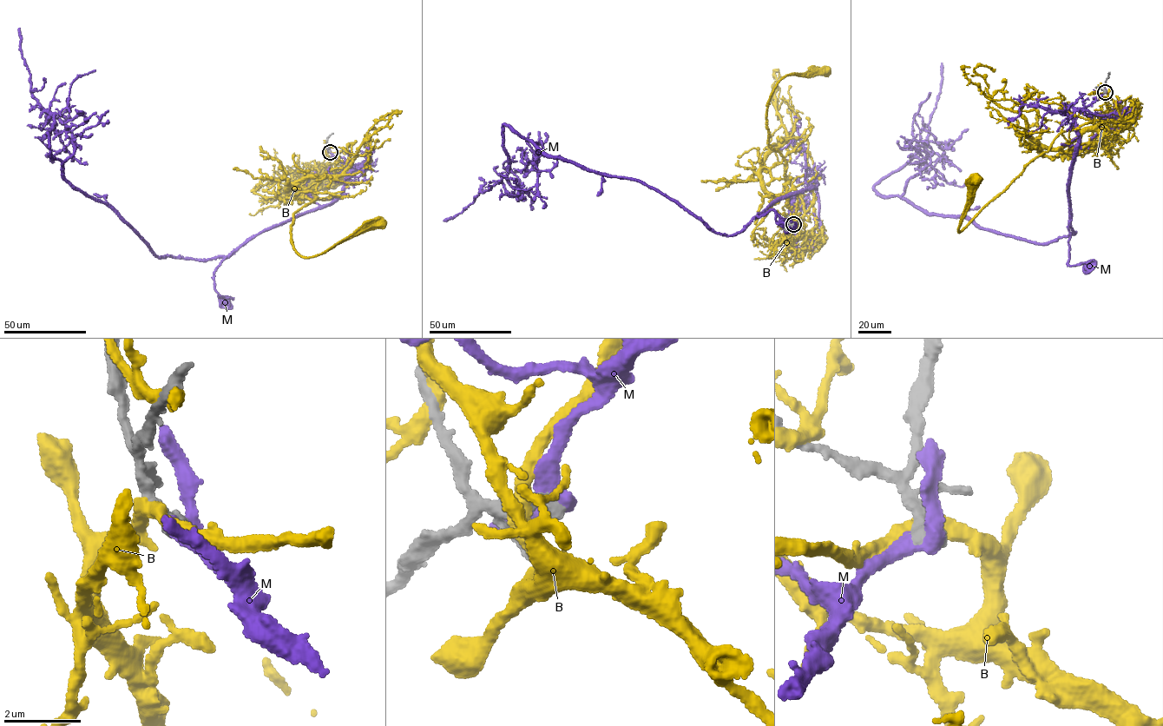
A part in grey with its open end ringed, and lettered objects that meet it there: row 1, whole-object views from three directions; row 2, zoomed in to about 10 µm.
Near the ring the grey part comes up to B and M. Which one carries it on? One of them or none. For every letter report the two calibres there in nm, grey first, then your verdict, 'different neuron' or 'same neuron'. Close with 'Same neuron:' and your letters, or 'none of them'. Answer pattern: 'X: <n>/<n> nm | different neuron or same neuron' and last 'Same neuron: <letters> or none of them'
B: 600/400 nm | different neuron
M: 500/400 nm | same neuron
Same neuron: M

